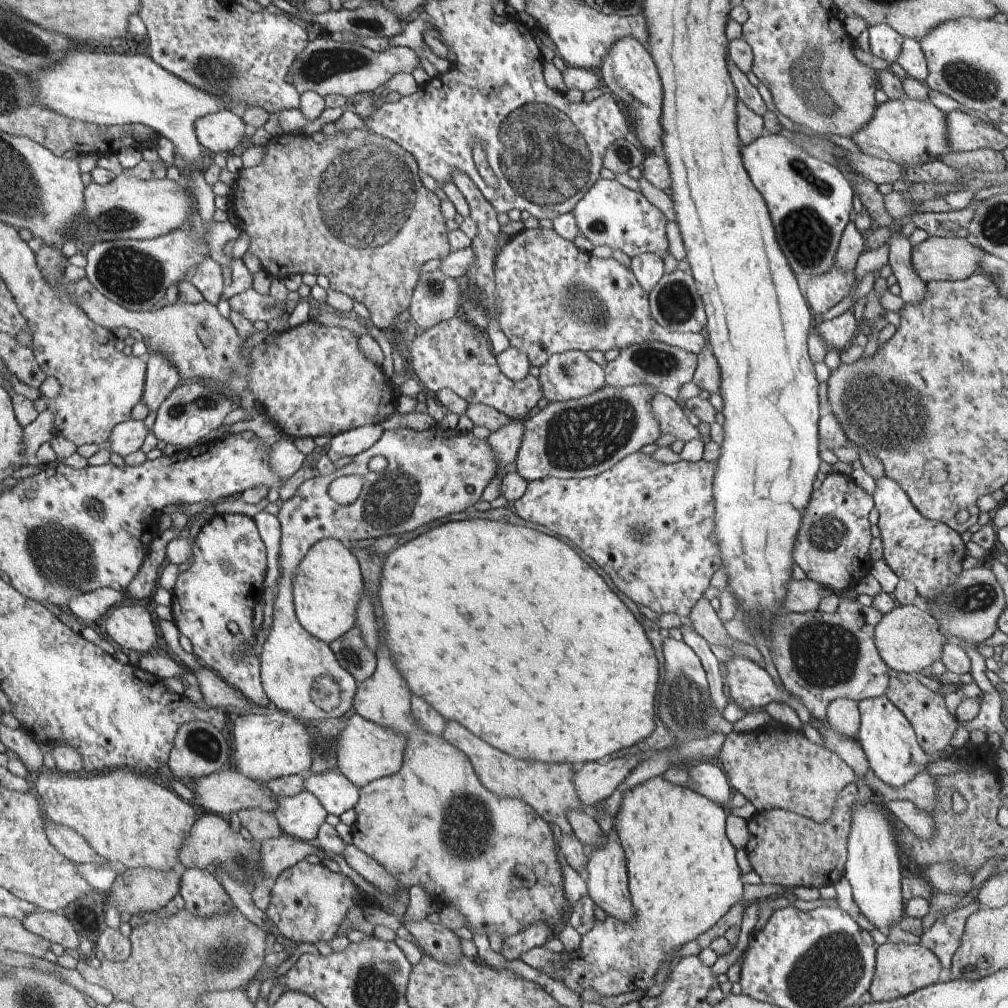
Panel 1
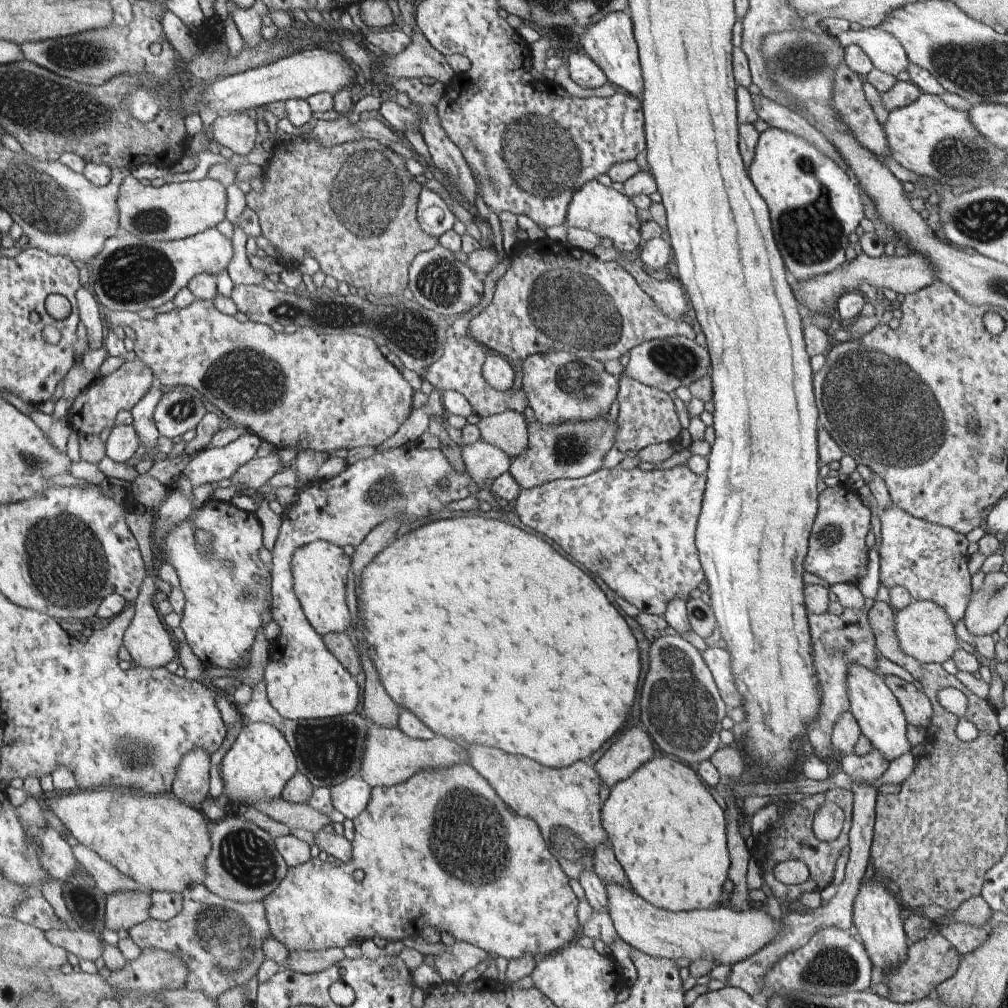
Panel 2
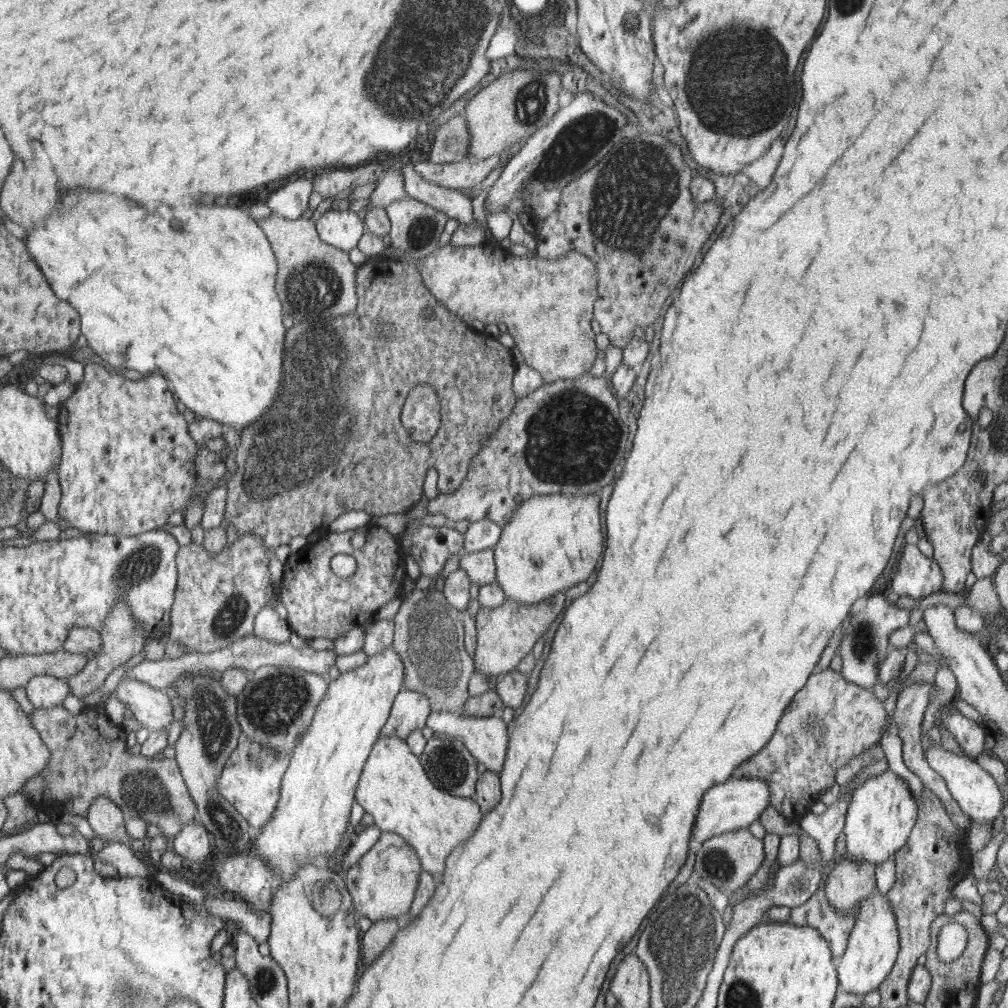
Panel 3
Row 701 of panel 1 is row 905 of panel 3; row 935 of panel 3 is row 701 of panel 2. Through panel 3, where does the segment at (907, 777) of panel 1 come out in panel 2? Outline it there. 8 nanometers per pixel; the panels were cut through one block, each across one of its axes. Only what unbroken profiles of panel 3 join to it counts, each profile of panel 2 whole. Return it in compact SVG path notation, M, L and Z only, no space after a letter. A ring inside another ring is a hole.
M850 664L846 686L848 686L850 701L849 710L857 720L861 734L872 742L873 748L878 750L890 763L900 758L902 754L911 752L912 746L908 742L908 722L900 702L892 690L886 686L884 676L860 664Z

